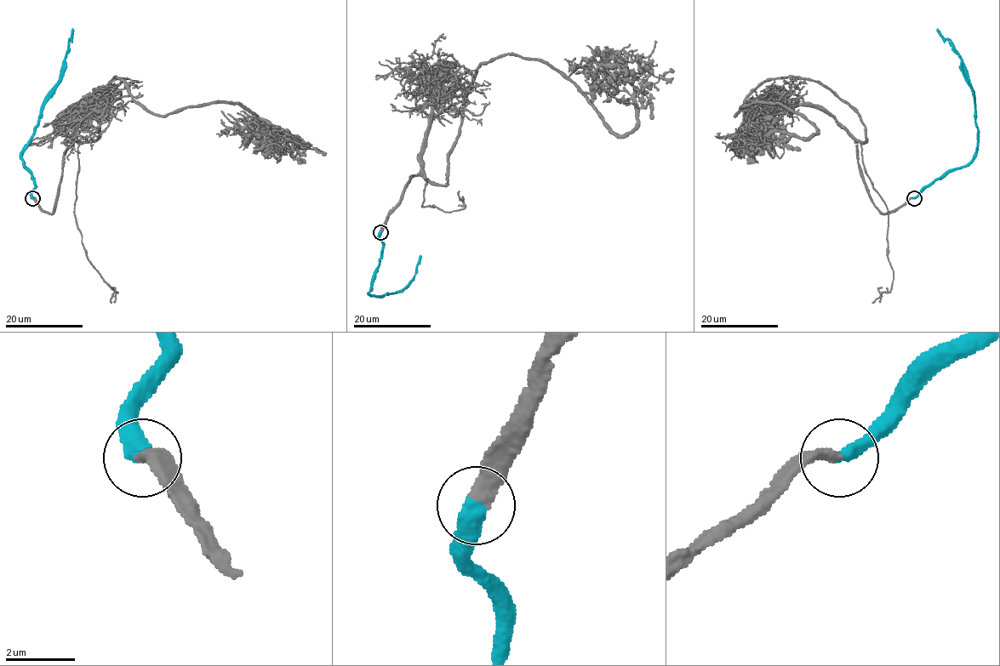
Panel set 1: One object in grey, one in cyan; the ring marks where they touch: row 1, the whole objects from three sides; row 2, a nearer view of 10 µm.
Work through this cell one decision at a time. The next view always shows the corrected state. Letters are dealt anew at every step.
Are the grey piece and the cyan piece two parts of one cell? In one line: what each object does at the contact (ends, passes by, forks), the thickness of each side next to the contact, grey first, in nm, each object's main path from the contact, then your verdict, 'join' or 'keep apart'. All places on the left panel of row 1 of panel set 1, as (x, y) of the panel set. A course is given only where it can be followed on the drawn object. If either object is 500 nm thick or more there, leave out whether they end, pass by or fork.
420/500 nm | grey via (33, 198), (53, 213), (73, 116), (117, 76), (152, 112), (237, 102), (288, 138), (268, 124), (216, 134) | cyan via (32, 198), (34, 180), (21, 157), (34, 132), (42, 100), (60, 79), (73, 28) | join

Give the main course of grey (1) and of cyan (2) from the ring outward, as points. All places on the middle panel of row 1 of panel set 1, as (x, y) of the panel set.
1: (380, 232), (426, 128), (500, 55), (548, 62), (629, 133), (634, 99), (563, 59)
2: (380, 232), (382, 254), (369, 292), (372, 295), (397, 293), (414, 278), (420, 256)

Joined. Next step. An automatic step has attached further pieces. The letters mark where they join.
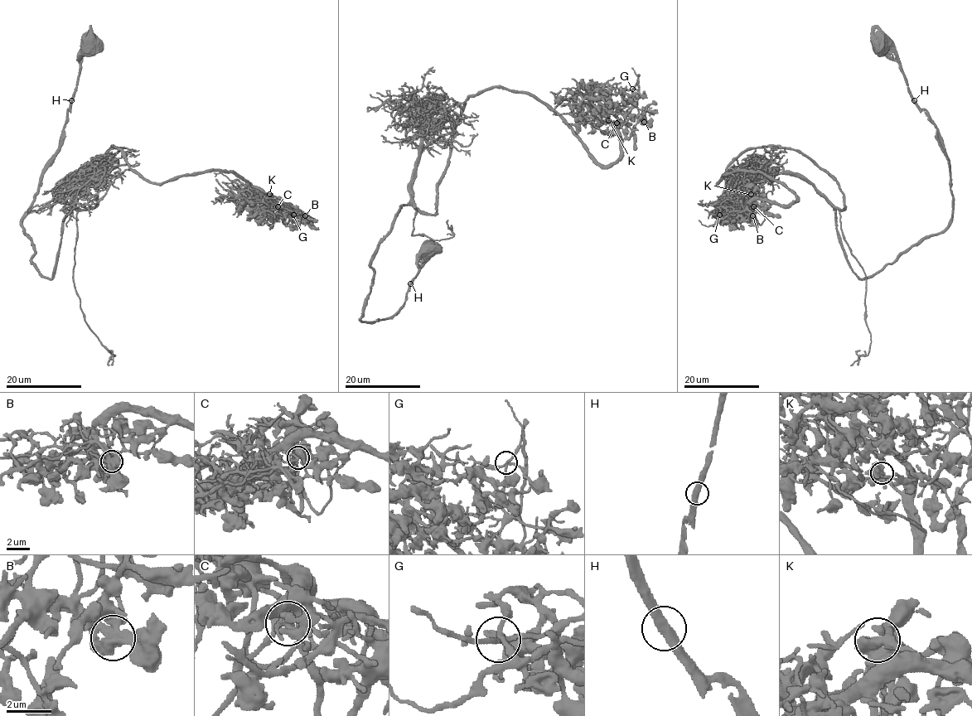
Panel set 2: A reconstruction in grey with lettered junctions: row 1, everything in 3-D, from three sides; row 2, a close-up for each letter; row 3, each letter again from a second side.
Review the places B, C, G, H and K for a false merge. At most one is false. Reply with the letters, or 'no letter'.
B

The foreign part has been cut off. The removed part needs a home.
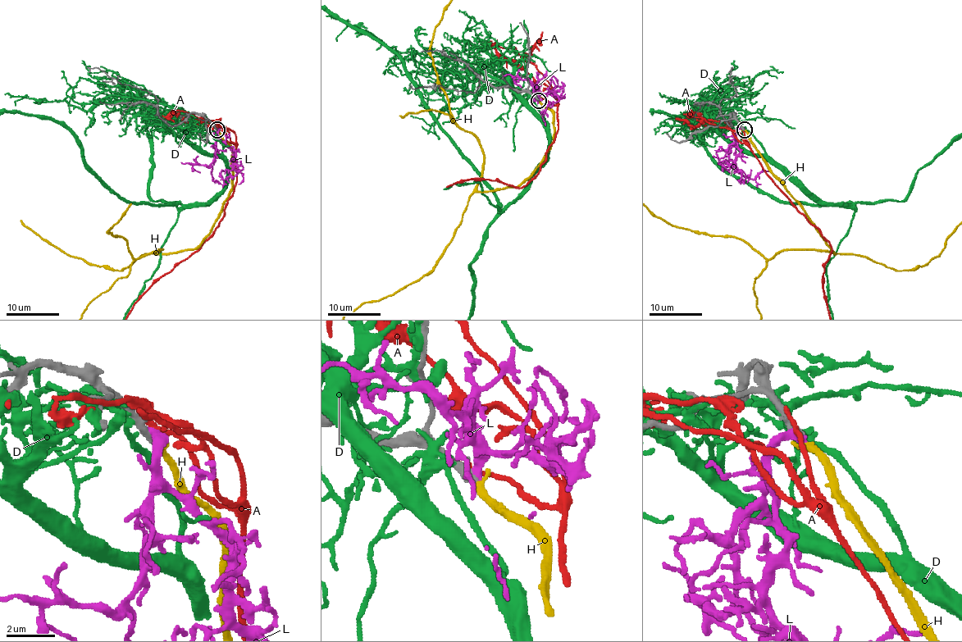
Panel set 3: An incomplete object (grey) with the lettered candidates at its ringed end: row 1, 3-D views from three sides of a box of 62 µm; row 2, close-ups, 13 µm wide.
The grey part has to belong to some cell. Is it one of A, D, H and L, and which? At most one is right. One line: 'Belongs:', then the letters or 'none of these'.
Belongs: H

